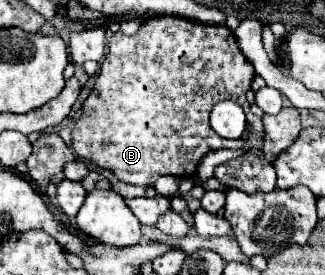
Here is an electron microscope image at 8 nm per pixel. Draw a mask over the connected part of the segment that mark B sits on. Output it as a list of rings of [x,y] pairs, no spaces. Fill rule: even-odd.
[[[155,16],[141,24],[141,30],[133,36],[115,32],[109,40],[109,52],[101,64],[99,76],[87,100],[83,102],[83,114],[75,120],[71,132],[71,146],[75,154],[103,170],[113,172],[119,180],[129,184],[151,186],[159,176],[171,174],[177,178],[191,178],[201,158],[219,148],[261,148],[263,130],[261,118],[253,116],[245,98],[255,76],[253,64],[241,54],[233,32],[227,26],[201,24],[177,16]],[[223,100],[237,102],[253,128],[247,144],[243,140],[221,138],[209,124],[211,108]]]

